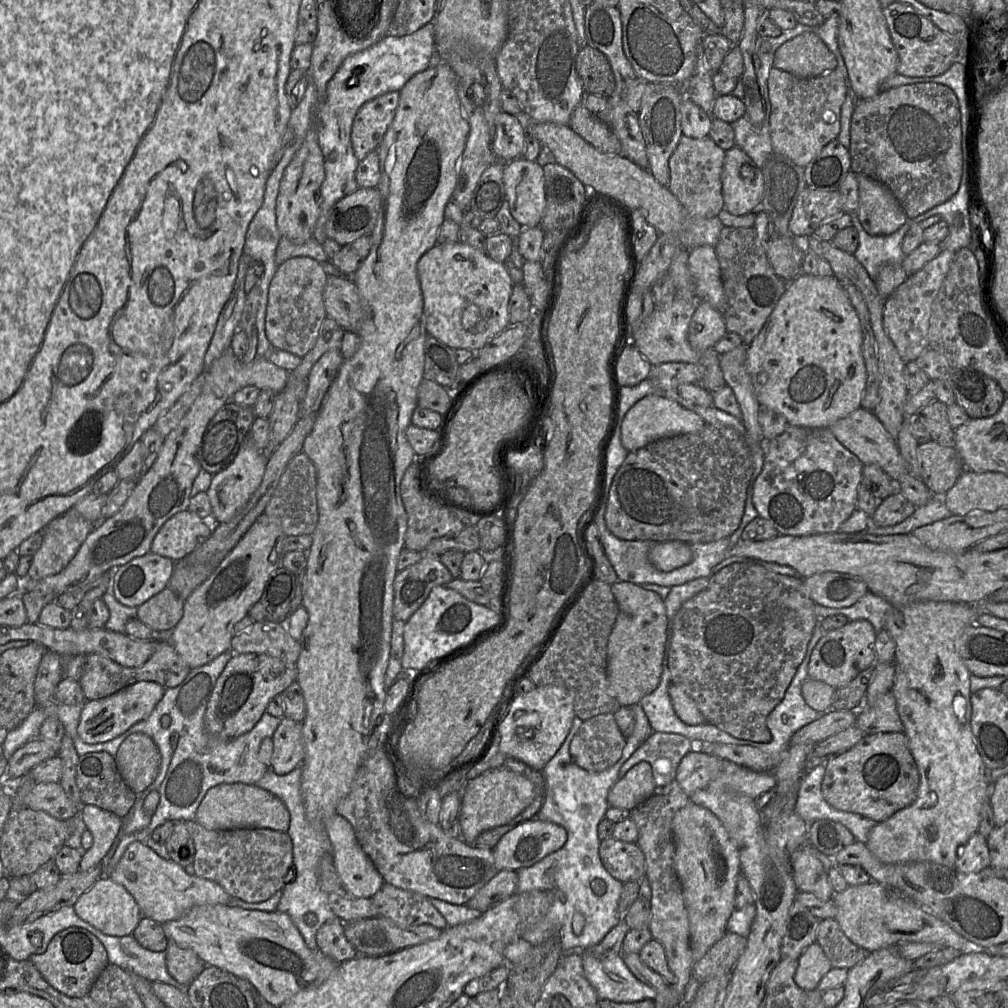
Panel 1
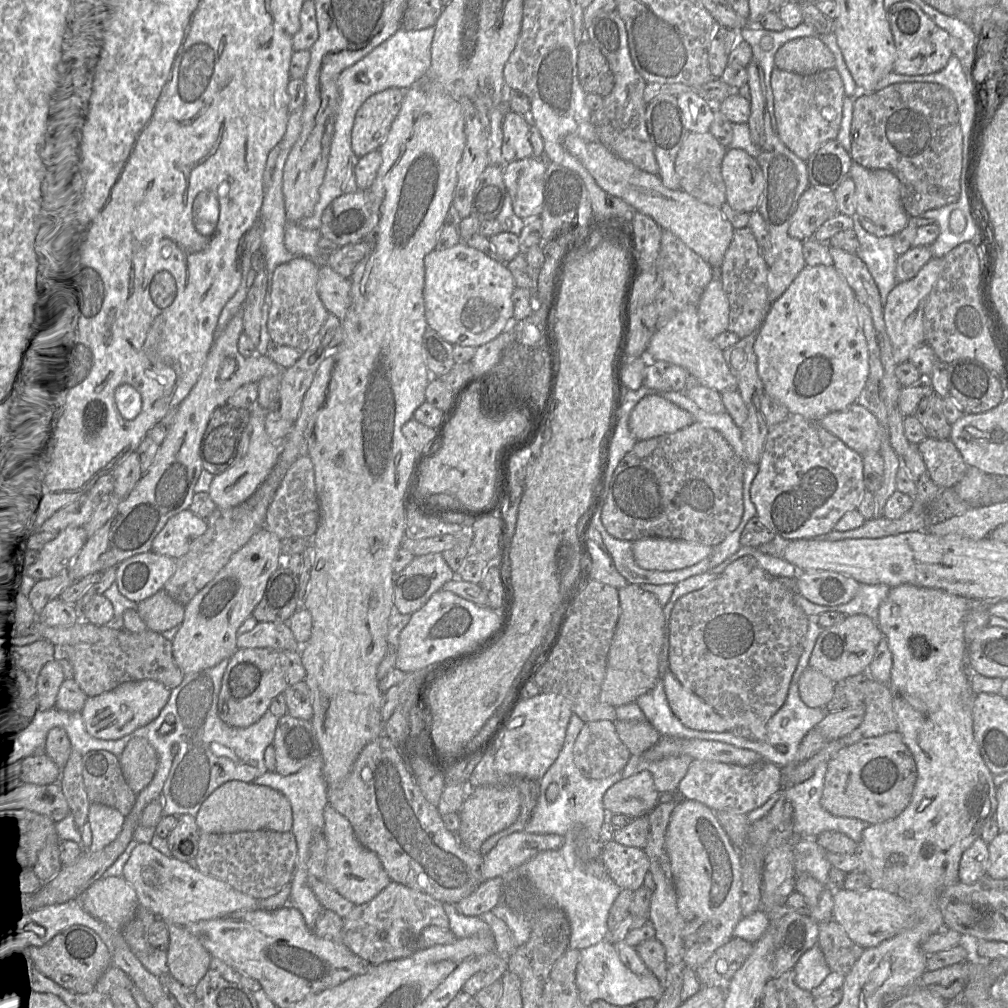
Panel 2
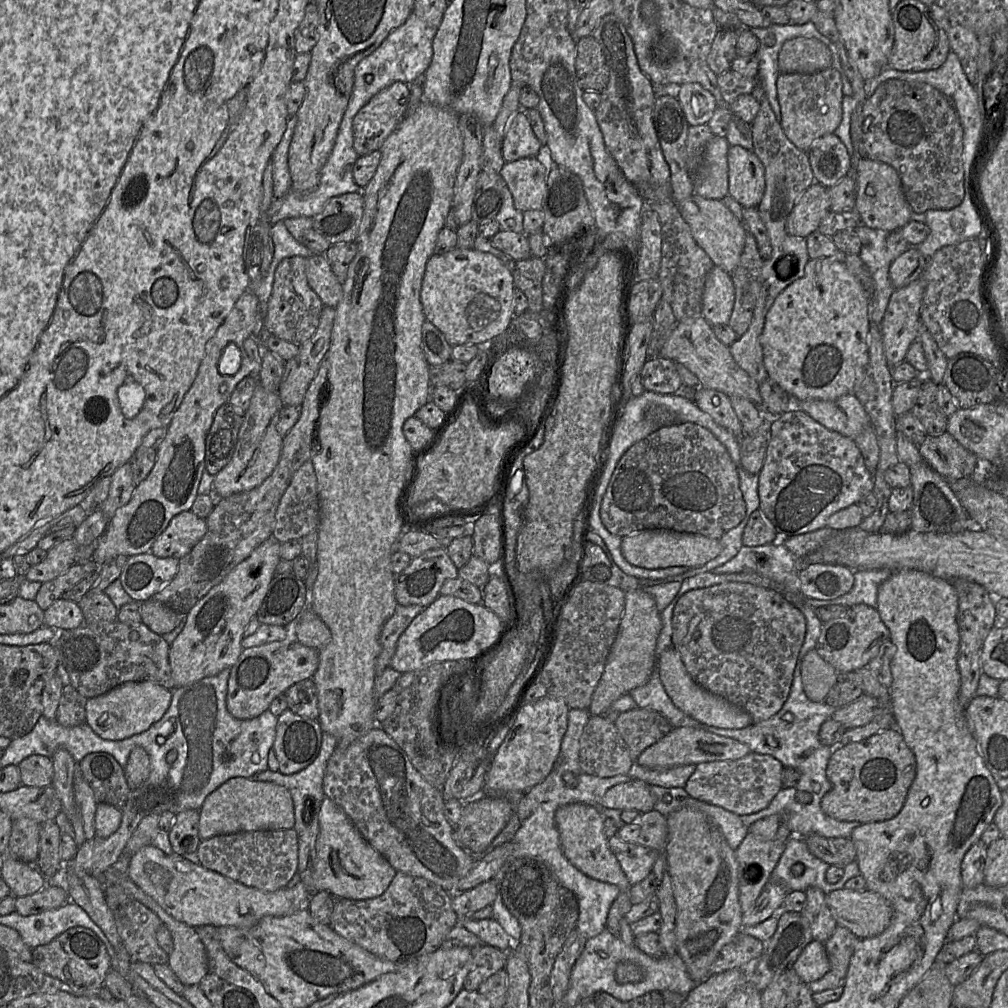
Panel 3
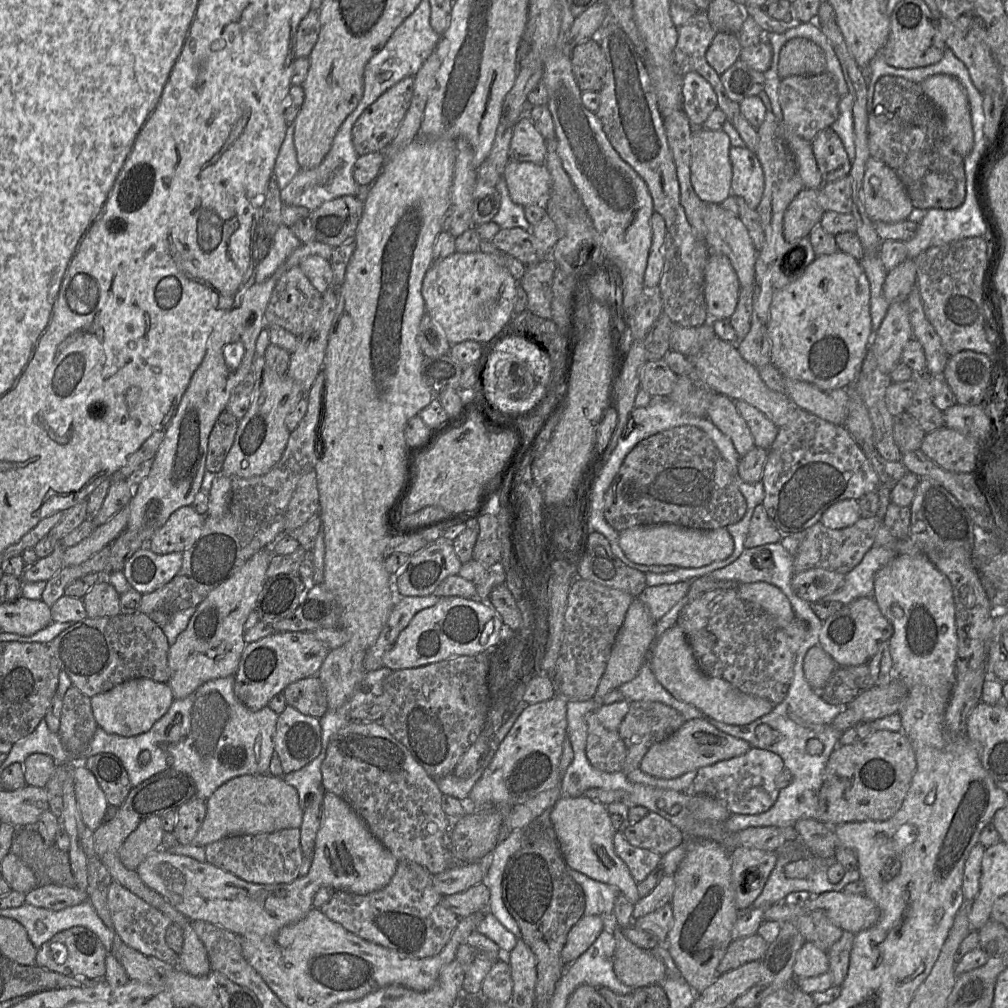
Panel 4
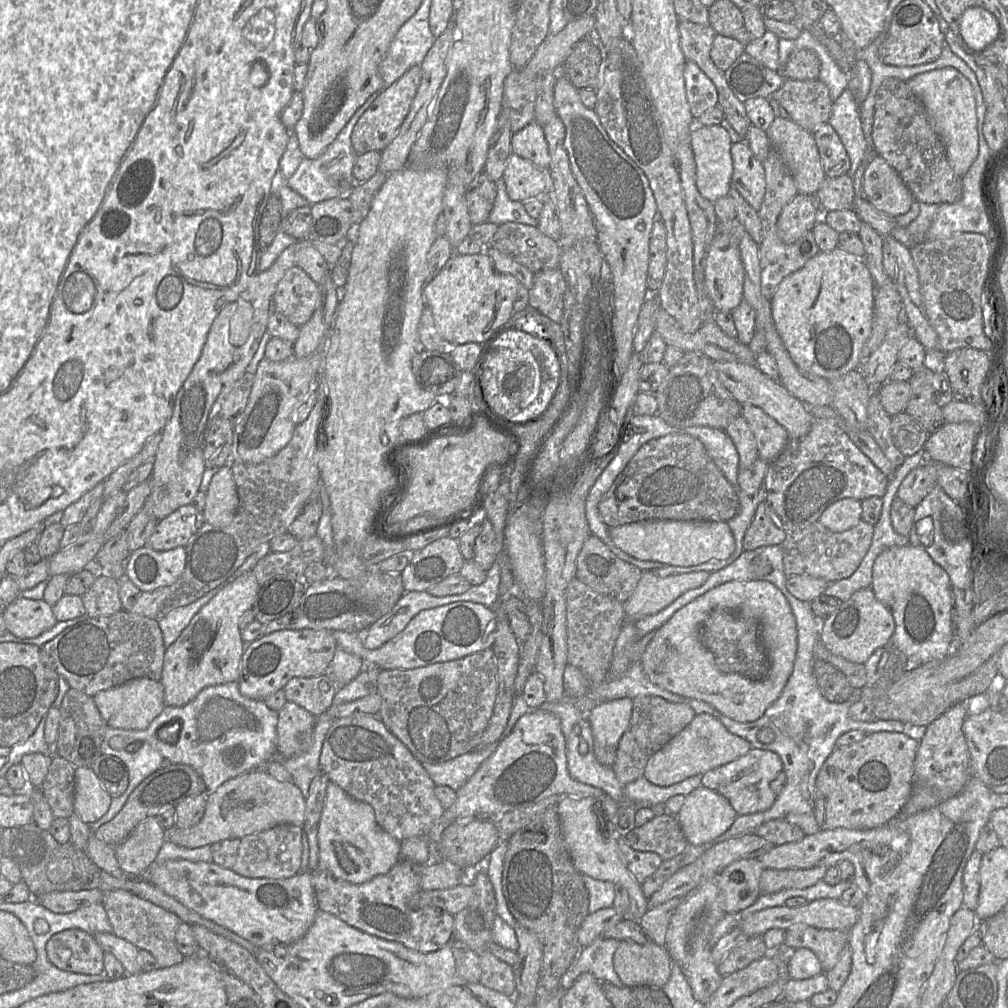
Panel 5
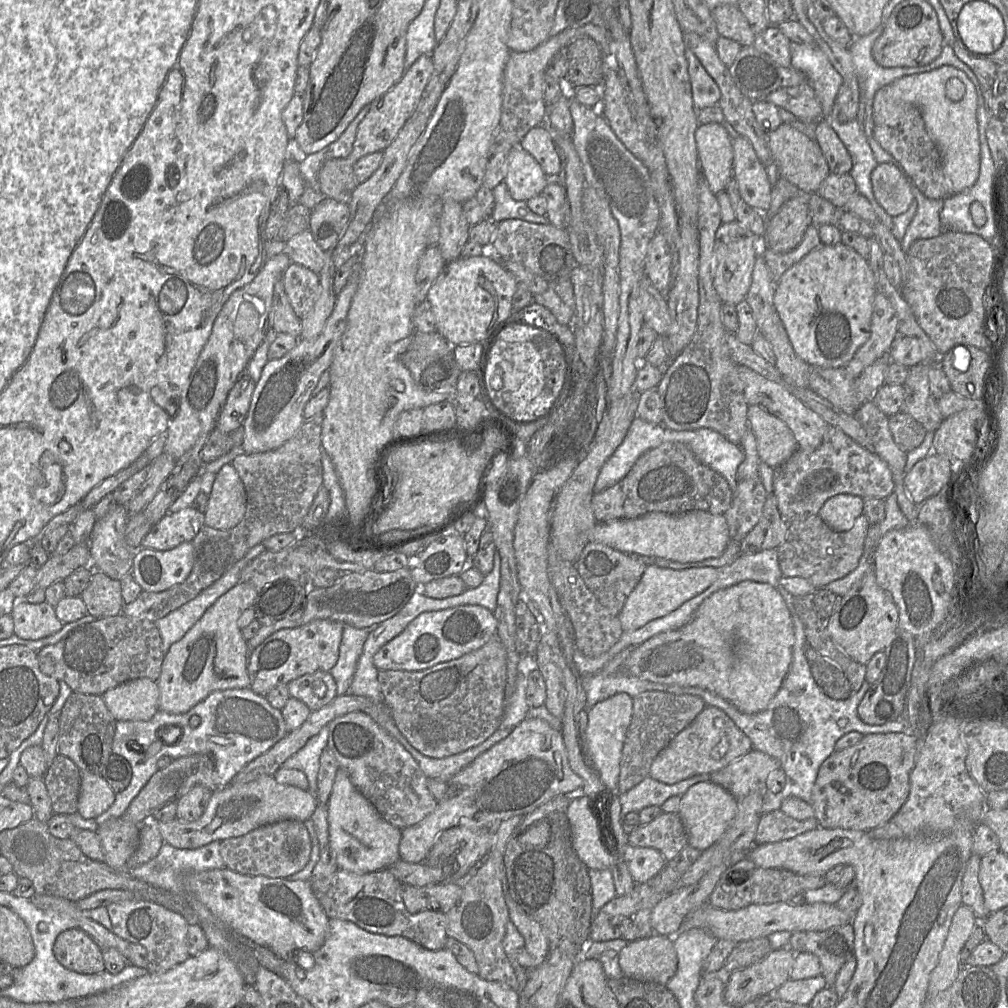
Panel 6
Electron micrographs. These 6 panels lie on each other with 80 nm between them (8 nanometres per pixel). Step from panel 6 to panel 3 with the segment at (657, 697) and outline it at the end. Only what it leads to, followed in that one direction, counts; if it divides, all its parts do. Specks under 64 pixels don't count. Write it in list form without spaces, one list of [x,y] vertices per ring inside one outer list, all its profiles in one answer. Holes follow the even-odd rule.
[[[640,707],[620,713],[614,724],[627,744],[633,762],[637,761],[640,754],[646,748],[659,741],[673,729],[667,718],[662,714],[651,709]]]

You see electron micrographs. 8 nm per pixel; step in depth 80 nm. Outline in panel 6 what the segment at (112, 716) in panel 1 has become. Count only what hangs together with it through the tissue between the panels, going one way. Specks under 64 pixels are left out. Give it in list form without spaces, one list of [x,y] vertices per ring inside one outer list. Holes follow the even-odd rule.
[[[137,678],[107,690],[102,698],[116,721],[148,721],[159,710],[159,696],[157,681]]]

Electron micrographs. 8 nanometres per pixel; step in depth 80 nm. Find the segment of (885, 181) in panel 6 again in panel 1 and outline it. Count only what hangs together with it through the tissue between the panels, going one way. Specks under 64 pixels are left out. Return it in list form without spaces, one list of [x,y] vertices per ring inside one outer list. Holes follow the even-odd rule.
[[[856,174],[859,191],[858,219],[871,236],[888,236],[908,219],[891,190],[864,174]]]

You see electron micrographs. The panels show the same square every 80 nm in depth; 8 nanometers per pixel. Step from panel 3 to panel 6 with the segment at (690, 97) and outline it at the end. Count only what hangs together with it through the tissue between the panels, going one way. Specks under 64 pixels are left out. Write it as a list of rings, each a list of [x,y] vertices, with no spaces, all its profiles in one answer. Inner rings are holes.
[[[686,48],[686,58],[693,105],[697,112],[706,107],[718,105],[721,92],[716,82],[708,74],[696,55],[688,48]]]

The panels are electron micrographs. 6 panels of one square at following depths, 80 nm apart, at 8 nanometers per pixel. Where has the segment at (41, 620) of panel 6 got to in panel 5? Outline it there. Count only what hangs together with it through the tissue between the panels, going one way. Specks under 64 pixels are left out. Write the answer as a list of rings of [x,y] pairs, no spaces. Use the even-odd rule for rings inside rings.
[[[21,595],[5,609],[2,615],[7,631],[19,638],[35,638],[58,622],[52,607],[43,599],[30,600]]]

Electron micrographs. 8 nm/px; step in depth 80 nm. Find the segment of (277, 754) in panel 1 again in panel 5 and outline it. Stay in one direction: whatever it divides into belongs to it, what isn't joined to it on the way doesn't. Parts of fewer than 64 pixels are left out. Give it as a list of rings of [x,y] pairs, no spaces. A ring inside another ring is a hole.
[[[290,701],[285,703],[278,714],[276,752],[284,759],[306,752],[313,742],[317,718]]]

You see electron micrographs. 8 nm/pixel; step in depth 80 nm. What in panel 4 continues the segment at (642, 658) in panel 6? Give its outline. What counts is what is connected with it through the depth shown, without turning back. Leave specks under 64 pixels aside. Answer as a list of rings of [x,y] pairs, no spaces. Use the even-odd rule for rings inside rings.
[[[741,583],[736,589],[743,600],[762,608],[773,616],[780,626],[787,626],[796,617],[787,596],[773,584]],[[677,624],[655,639],[649,653],[649,663],[659,683],[676,699],[697,707],[714,720],[730,725],[746,725],[773,709],[769,700],[744,693],[724,679],[703,673],[684,631]]]

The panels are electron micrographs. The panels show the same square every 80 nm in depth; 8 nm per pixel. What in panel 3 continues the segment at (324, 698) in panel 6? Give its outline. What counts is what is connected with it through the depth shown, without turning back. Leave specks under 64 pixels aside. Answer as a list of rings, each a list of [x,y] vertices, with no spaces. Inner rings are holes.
[[[312,678],[292,685],[283,694],[286,697],[288,708],[293,713],[311,720],[318,720],[317,689]]]

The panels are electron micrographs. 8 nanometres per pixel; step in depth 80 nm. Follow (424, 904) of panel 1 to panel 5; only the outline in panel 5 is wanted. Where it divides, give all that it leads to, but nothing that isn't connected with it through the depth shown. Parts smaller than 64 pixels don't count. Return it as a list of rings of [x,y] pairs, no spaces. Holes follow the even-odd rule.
[[[400,859],[386,874],[363,884],[335,879],[326,890],[315,894],[318,910],[332,914],[362,932],[398,942],[411,950],[420,953],[438,951],[453,939],[454,916],[434,906],[418,910],[408,906],[408,900],[421,890],[420,865],[425,864]]]

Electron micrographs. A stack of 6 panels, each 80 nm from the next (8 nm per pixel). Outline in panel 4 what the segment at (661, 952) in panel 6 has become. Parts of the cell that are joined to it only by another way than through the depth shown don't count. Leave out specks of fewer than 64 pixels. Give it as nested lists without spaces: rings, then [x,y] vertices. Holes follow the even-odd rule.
[[[616,923],[611,928],[616,938],[614,973],[619,981],[634,988],[661,983],[666,978],[663,961],[651,950],[633,944]]]

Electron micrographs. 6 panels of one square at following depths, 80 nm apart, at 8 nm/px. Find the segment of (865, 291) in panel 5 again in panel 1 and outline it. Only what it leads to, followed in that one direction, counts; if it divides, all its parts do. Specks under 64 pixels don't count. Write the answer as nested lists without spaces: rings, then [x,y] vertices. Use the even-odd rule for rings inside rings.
[[[805,273],[799,274],[787,283],[784,294],[779,299],[764,326],[751,343],[747,345],[746,369],[752,379],[754,393],[761,408],[770,409],[782,414],[787,419],[788,425],[808,428],[828,428],[834,422],[848,416],[861,407],[862,394],[867,381],[862,343],[863,337],[859,318],[841,282],[834,275],[818,277]]]

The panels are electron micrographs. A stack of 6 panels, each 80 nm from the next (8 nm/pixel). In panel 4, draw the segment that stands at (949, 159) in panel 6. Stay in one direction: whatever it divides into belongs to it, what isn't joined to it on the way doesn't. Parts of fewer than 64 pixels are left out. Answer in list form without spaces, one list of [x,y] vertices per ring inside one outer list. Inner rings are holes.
[[[945,74],[928,77],[920,85],[939,110],[951,146],[965,158],[974,145],[971,113],[965,89],[955,77]]]

